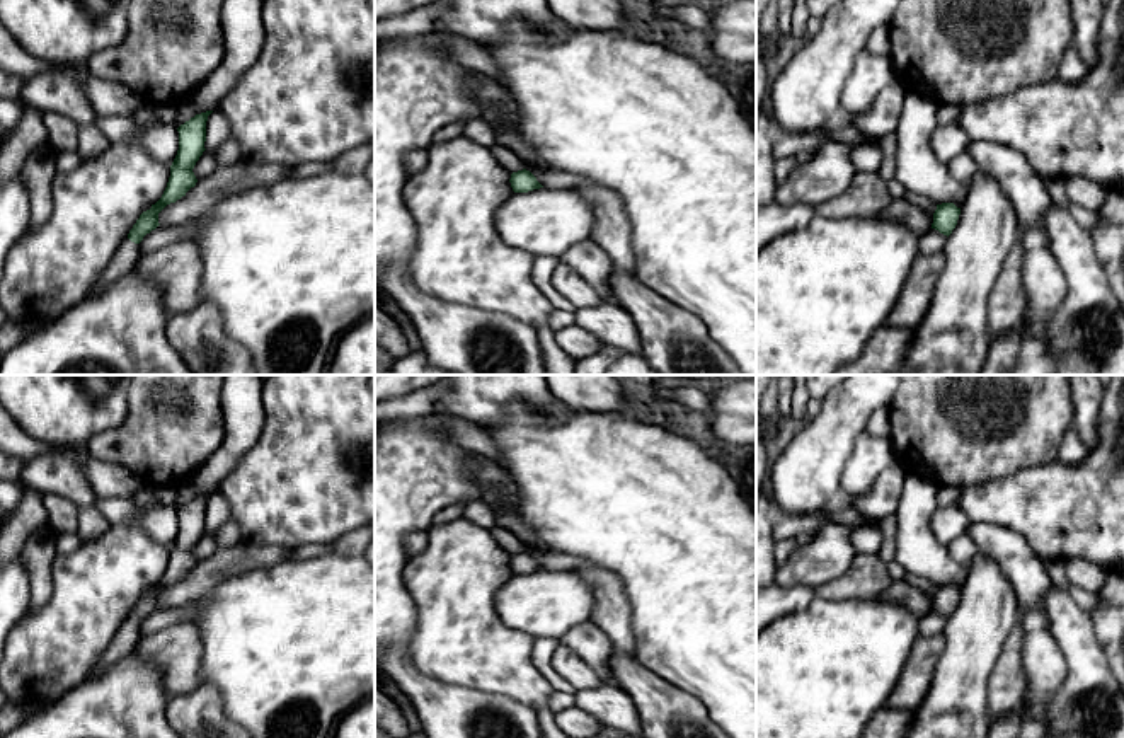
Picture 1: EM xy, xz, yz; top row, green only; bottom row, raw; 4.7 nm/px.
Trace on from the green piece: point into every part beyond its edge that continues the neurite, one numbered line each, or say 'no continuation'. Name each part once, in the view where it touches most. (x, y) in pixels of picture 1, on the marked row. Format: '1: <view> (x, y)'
1: xy (125, 259)

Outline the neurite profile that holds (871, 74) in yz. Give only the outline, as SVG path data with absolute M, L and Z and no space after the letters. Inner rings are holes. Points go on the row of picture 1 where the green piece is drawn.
M862 51L845 82L841 94L841 114L845 121L869 112L882 89L896 80L889 56Z

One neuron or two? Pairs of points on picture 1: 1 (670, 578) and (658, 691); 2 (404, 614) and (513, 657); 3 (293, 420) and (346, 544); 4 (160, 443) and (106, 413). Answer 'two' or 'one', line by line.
1: two
2: two
3: two
4: two

